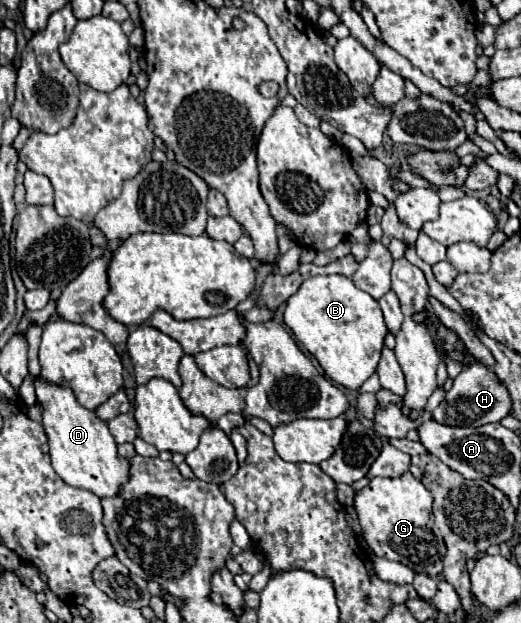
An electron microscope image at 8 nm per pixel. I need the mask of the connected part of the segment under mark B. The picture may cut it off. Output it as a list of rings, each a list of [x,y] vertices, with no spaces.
[[[314,276],[304,280],[298,292],[292,294],[286,302],[284,324],[294,332],[302,346],[320,362],[324,374],[332,378],[336,384],[350,390],[358,390],[376,372],[380,350],[384,346],[384,336],[388,334],[378,302],[370,294],[356,288],[354,282],[346,276]]]

